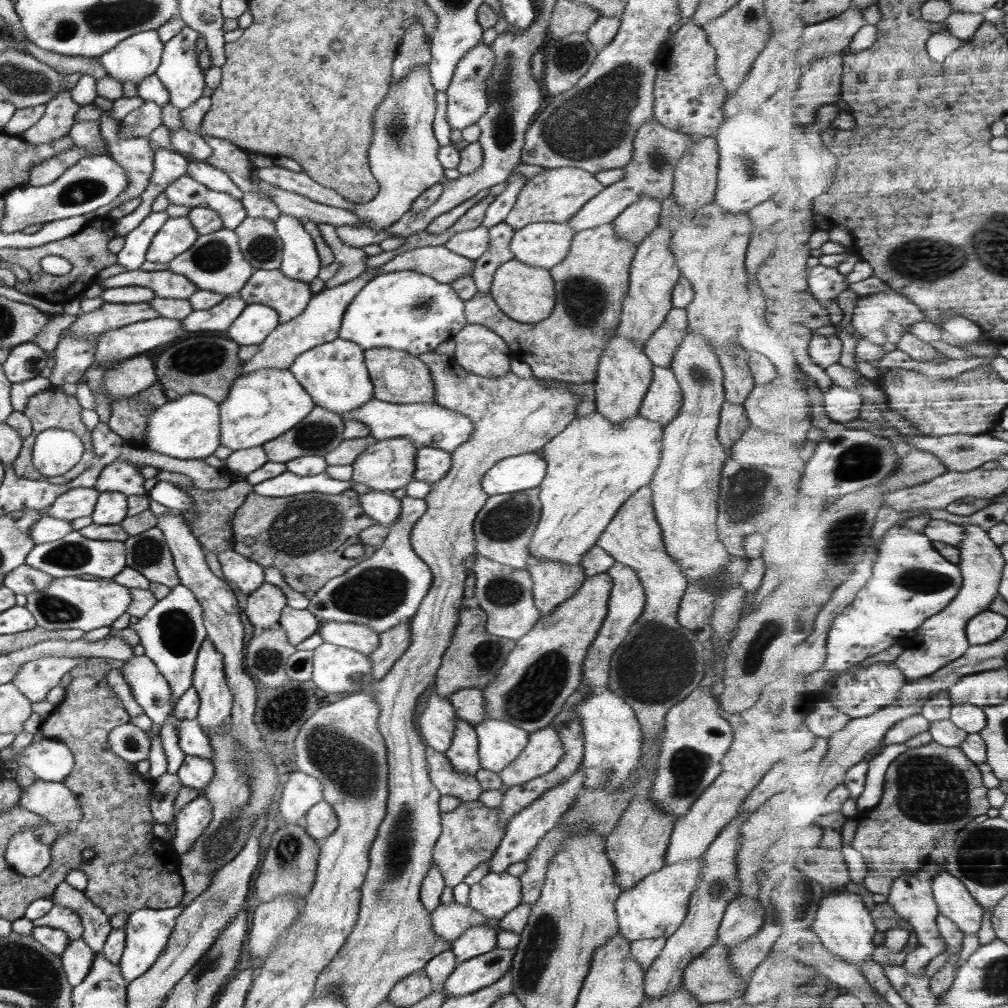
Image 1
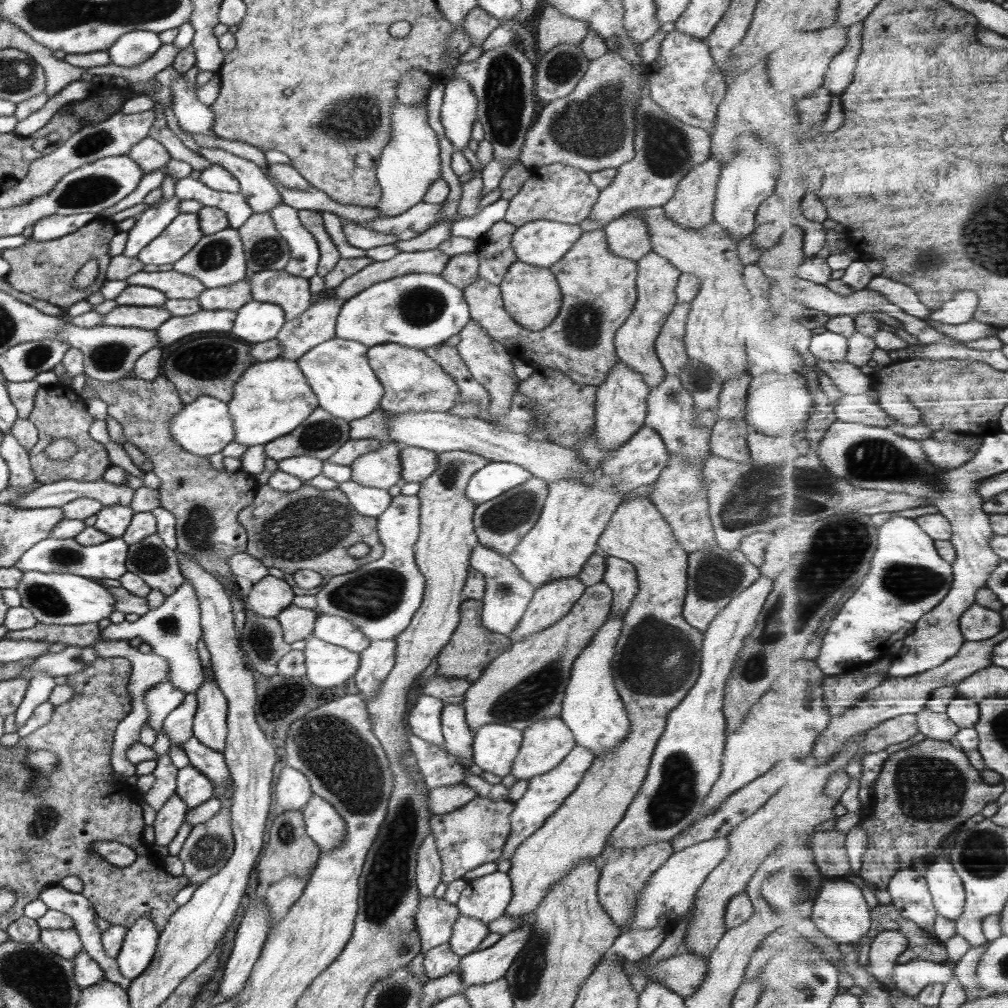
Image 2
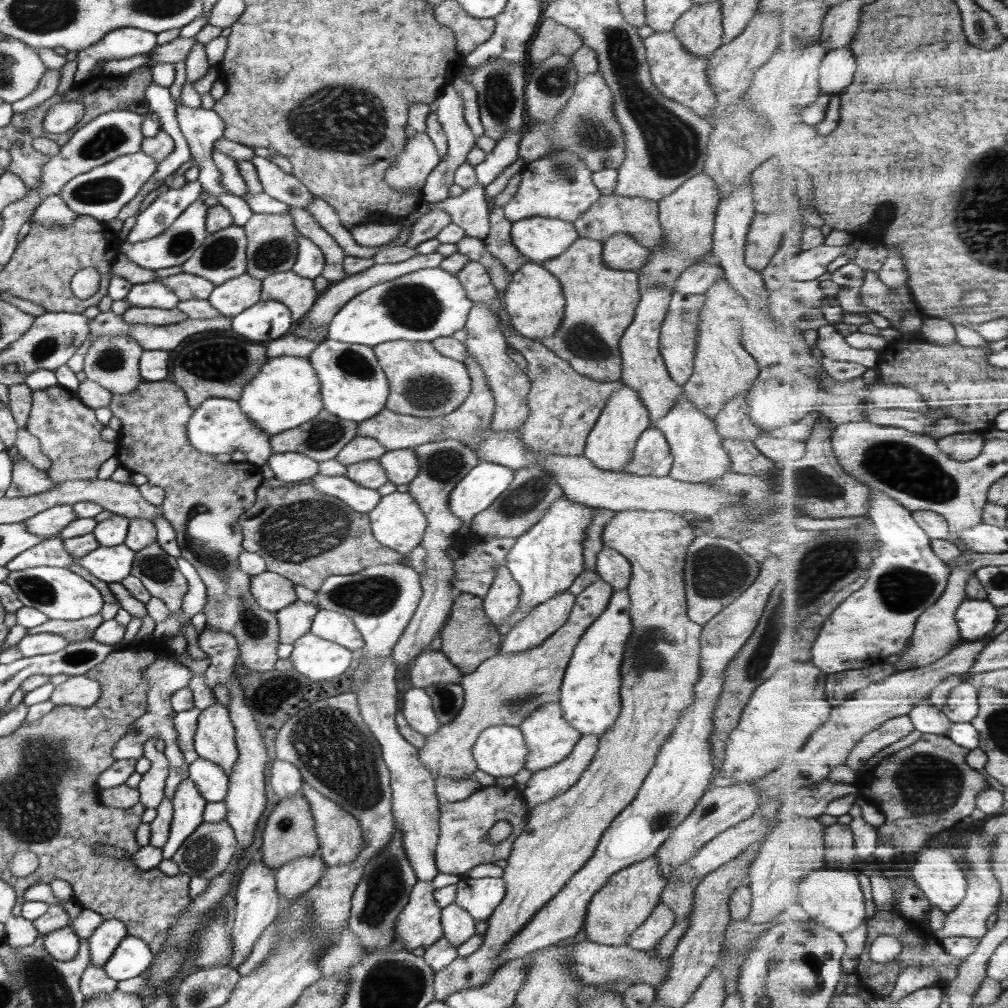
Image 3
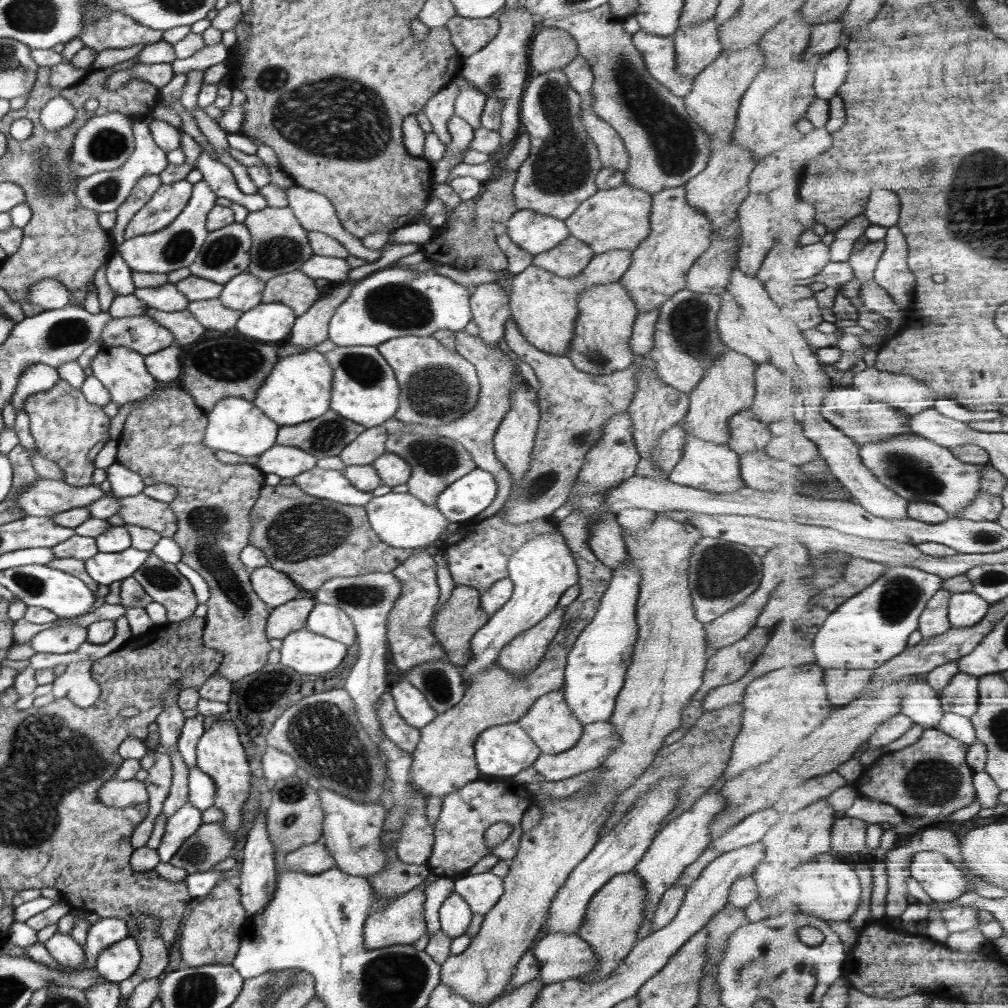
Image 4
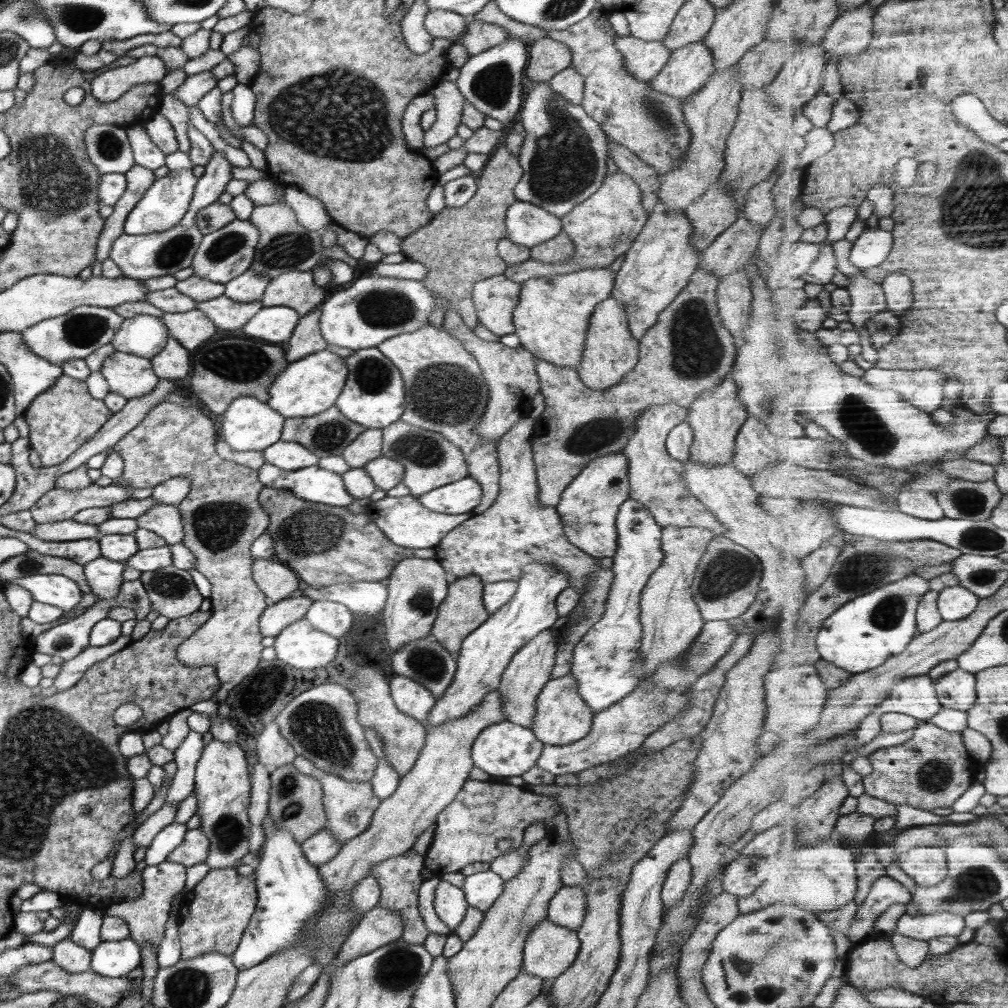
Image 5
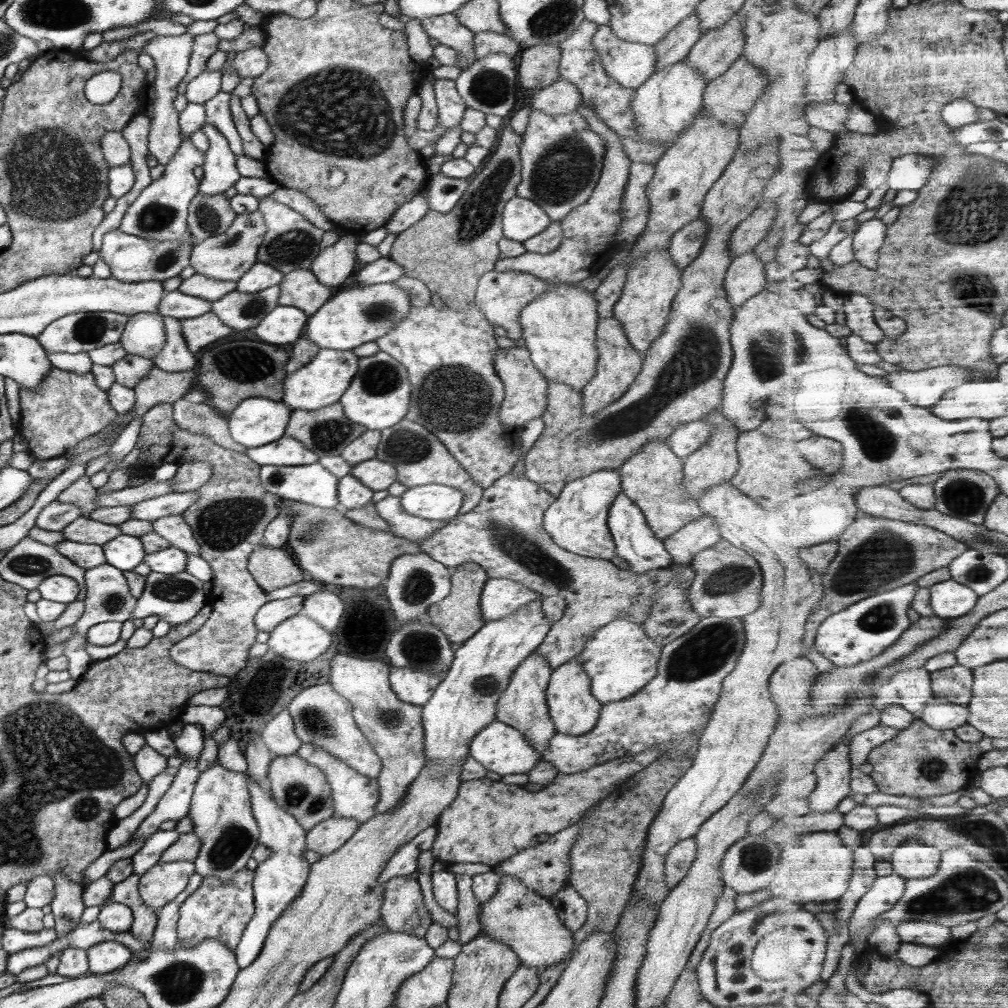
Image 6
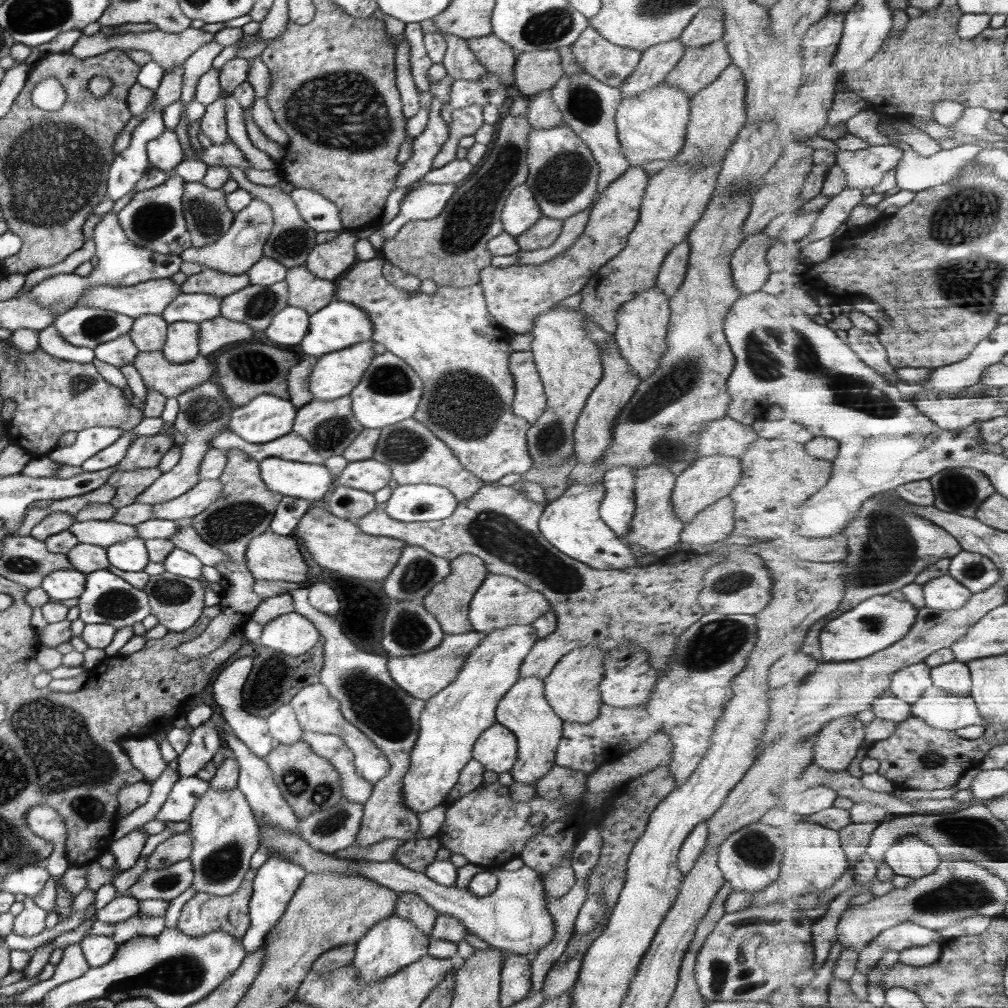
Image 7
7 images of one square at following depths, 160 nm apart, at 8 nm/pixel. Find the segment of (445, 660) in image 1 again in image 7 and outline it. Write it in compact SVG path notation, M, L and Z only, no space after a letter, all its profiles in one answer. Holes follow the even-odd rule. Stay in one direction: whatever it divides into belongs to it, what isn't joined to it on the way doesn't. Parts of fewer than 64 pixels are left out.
M462 554L449 562L451 572L441 583L434 585L422 600L422 606L440 623L445 634L462 634L473 630L469 621L470 602L482 581L488 576L484 562L472 554Z

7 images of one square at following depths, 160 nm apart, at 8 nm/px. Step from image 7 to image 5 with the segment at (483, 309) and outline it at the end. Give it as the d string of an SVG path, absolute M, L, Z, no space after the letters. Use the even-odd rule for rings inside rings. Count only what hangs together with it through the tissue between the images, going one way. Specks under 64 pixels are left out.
M430 324L416 332L390 337L377 347L396 365L405 384L405 409L399 419L445 436L462 451L469 476L482 487L481 501L471 513L481 515L499 493L497 446L500 438L485 443L483 436L475 431L489 399L489 386L478 361L463 347L461 340Z

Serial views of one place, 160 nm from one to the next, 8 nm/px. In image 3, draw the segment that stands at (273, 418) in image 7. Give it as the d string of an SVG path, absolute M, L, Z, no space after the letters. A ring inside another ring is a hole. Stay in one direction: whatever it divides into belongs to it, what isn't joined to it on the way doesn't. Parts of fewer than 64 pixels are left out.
M210 397L202 401L188 421L187 435L191 445L200 452L217 455L240 450L246 454L246 460L250 464L259 468L273 455L269 436L242 412L238 401L227 398Z

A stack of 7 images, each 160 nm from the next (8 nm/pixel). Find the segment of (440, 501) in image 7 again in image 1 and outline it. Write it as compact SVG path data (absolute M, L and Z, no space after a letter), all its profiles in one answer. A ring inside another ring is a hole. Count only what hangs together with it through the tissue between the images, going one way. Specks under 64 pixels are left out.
M536 452L507 456L482 476L481 485L488 496L525 491L540 486L546 469L546 459Z

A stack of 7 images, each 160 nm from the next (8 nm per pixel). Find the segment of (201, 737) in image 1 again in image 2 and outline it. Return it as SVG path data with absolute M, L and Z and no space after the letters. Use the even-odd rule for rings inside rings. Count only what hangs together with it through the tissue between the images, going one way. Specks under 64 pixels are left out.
M195 736L184 743L183 749L188 755L189 764L213 782L213 796L217 799L225 796L229 770L223 753L204 746Z

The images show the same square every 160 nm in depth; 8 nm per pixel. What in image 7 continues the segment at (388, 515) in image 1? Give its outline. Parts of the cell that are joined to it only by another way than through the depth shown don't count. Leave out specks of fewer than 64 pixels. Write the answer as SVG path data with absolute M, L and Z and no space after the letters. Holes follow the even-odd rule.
M270 457L259 462L261 479L272 491L280 494L322 500L334 489L335 477L322 461L308 464Z

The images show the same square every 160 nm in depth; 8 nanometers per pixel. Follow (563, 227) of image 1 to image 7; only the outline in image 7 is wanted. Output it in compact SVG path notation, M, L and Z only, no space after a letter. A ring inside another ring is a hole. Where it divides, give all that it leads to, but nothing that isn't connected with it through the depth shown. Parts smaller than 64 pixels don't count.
M520 184L510 192L503 206L501 212L503 230L517 237L525 233L542 215L528 186Z

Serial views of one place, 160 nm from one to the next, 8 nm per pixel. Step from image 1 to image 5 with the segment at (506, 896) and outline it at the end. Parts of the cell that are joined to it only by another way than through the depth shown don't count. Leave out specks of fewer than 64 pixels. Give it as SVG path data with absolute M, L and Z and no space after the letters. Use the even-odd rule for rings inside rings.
M491 869L465 876L462 890L470 906L486 912L502 894L505 881Z

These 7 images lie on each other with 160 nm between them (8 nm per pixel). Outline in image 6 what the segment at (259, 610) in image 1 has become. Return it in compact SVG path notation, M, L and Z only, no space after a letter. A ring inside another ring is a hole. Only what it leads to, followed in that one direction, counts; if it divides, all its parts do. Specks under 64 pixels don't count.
M259 545L250 554L247 568L254 581L266 593L307 578L306 574L298 568L295 558L284 546L268 548L268 546Z

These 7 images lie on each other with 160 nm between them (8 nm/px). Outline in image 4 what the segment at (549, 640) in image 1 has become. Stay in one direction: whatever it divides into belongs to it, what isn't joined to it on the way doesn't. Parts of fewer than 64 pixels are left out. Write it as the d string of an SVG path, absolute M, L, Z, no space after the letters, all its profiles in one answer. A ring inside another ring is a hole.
M572 511L570 516L556 522L558 531L566 539L569 552L578 566L577 583L581 590L578 598L565 608L560 630L546 649L538 667L528 675L516 677L502 669L500 664L492 664L490 669L482 671L466 685L464 696L459 703L443 713L437 713L430 724L420 729L421 737L412 754L410 772L413 778L411 784L415 784L421 794L444 797L466 783L476 781L481 773L475 761L474 743L477 736L487 728L499 724L517 723L537 698L563 688L568 653L582 629L590 624L596 615L613 574L588 547L590 528L594 523L593 518L580 511Z

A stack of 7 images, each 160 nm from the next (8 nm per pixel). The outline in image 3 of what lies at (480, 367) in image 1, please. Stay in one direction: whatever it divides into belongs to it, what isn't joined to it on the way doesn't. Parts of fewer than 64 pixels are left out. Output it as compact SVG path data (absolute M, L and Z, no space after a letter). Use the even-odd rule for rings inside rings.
M473 303L469 310L467 324L464 326L464 329L466 329L467 332L467 339L464 344L466 345L468 354L472 355L475 358L475 361L480 363L495 400L495 411L492 415L490 427L496 432L506 432L507 430L519 430L526 422L527 416L529 415L527 396L531 384L528 375L522 371L520 365L508 356L506 350L509 348L509 345L507 344L505 336L500 332L498 323L499 320L497 319L497 316L489 309L488 305Z

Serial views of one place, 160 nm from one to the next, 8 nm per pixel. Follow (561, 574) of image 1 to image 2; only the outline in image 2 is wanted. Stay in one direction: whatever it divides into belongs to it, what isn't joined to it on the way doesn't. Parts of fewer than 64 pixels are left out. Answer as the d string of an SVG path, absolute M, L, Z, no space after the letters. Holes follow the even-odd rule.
M577 577L551 580L536 589L528 610L509 634L511 644L562 620L582 597L586 586Z

